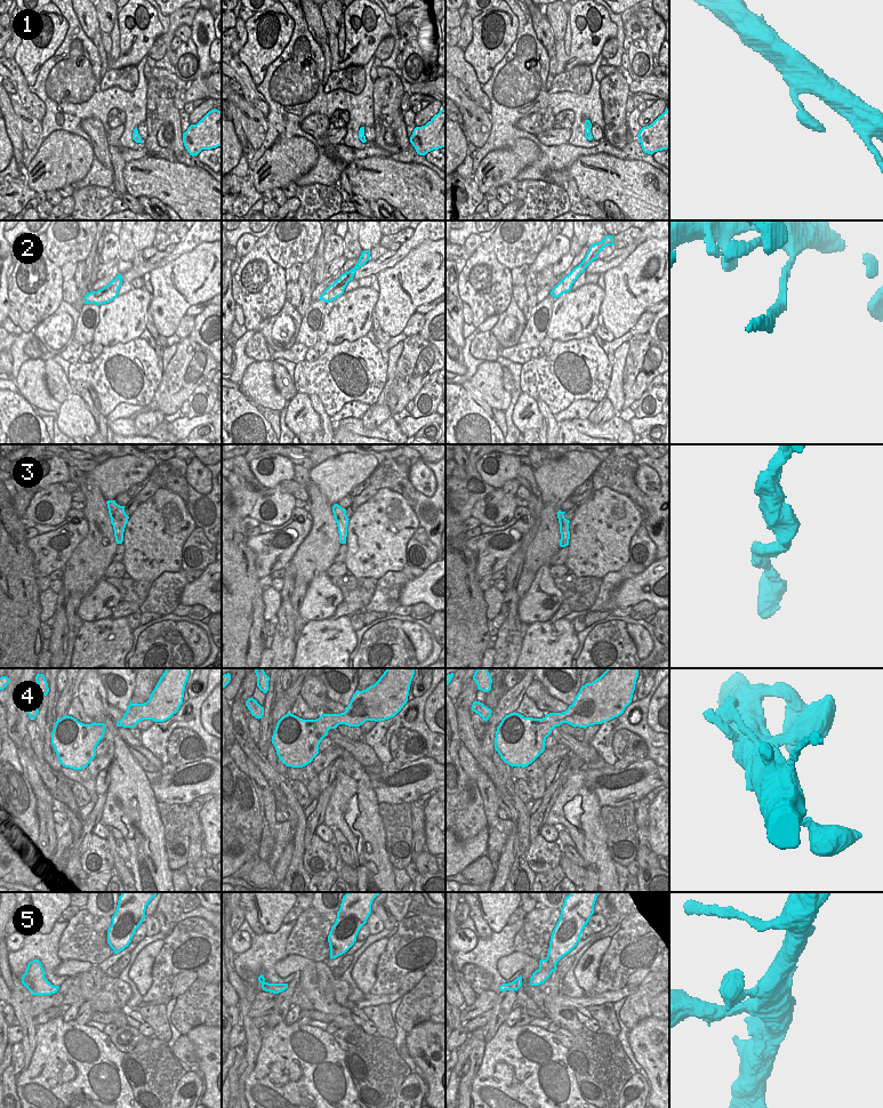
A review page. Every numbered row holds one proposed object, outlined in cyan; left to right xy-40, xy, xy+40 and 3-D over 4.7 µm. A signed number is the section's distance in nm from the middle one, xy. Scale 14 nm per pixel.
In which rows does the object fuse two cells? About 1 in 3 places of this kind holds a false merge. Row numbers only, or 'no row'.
2

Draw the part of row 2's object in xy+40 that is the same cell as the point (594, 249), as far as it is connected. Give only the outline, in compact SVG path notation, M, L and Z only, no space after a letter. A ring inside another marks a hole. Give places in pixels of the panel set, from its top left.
M605 235L602 241L592 244L581 263L585 263L587 267L593 260L597 259L597 254L607 246L615 246L612 236L613 235Z

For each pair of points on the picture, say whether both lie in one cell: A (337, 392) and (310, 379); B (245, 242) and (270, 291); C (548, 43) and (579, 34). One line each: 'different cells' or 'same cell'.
A: same cell
B: different cells
C: different cells

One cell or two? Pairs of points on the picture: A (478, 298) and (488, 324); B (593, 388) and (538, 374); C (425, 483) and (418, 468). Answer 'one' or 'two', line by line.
A: two
B: one
C: one

